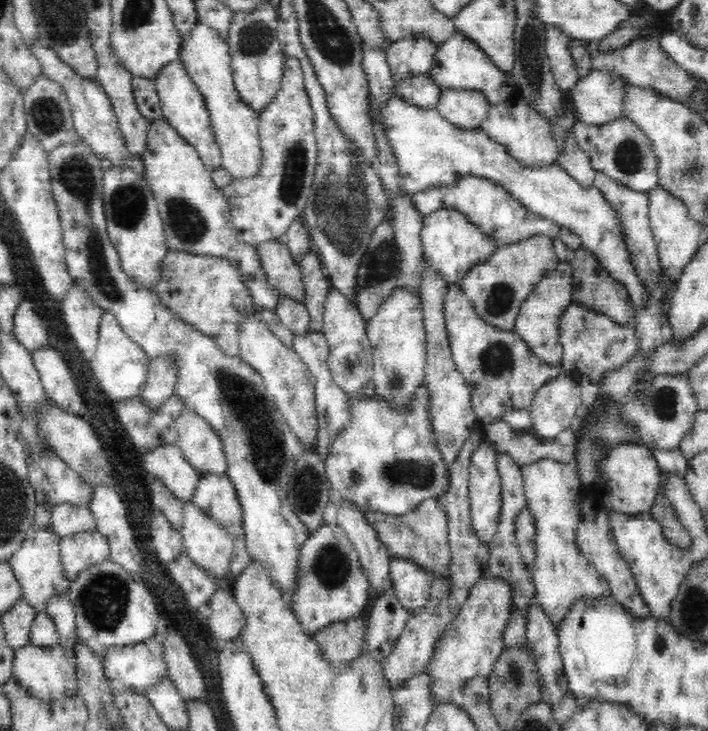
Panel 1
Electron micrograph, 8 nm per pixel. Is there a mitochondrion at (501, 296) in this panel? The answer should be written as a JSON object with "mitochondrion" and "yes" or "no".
{"mitochondrion":"yes"}

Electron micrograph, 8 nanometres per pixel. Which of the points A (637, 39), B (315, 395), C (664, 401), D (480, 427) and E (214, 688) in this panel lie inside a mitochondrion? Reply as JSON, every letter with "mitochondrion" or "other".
{"A":"other","B":"other","C":"mitochondrion","D":"other","E":"other"}

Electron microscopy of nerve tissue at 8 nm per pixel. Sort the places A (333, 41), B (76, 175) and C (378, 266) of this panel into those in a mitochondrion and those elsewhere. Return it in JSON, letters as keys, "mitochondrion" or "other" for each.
{"A":"mitochondrion","B":"mitochondrion","C":"mitochondrion"}

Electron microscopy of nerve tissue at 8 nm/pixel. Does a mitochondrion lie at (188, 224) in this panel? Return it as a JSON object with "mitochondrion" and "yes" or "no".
{"mitochondrion":"yes"}

